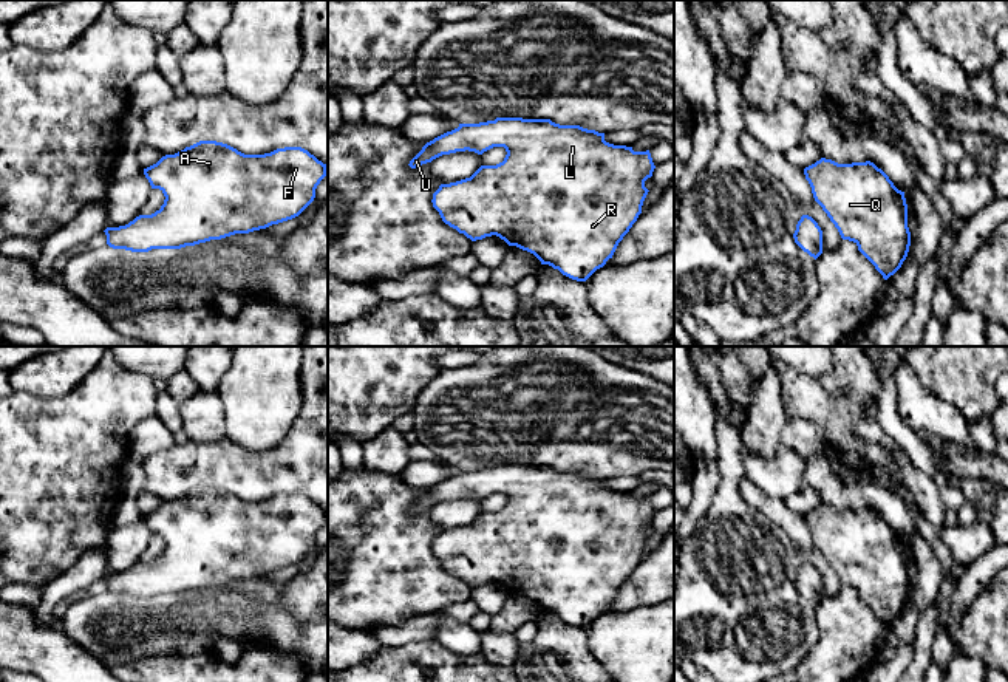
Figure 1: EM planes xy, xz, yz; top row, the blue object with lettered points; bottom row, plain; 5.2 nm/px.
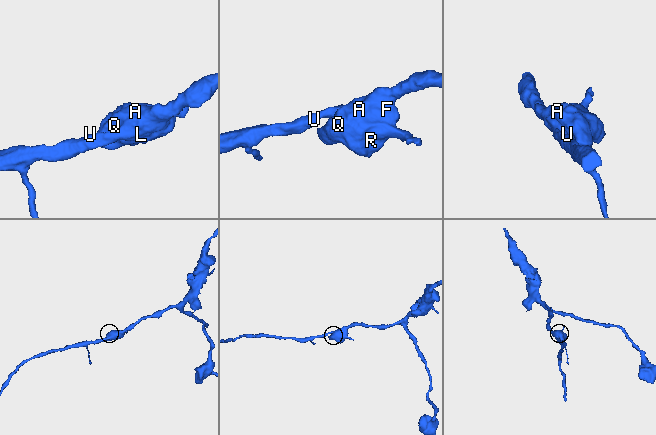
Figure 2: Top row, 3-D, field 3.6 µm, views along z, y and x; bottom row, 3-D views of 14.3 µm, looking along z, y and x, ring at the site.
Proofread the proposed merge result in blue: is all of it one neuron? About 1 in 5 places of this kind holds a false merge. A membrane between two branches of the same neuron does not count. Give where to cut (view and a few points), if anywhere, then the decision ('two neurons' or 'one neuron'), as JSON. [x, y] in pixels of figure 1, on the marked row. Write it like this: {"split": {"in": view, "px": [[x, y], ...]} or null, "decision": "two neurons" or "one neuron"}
{"split": null, "decision": "one neuron"}

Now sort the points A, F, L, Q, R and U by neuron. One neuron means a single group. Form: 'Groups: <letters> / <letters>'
Groups: A F L Q R U

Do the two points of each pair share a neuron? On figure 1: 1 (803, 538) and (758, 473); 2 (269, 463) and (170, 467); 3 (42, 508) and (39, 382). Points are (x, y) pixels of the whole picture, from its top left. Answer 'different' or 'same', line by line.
1: different
2: same
3: different

